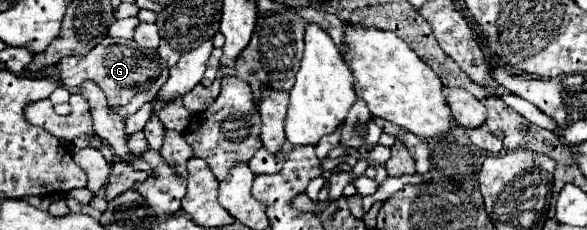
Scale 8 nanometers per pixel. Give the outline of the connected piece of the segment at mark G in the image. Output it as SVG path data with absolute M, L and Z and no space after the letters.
M127 40L127 42L115 42L109 46L95 46L89 54L85 56L69 56L59 62L61 70L61 80L69 90L79 88L83 82L93 80L107 96L107 104L111 110L115 110L123 120L137 112L145 102L155 100L159 88L167 82L169 78L169 66L167 62L161 60L157 50L147 50L141 48L137 42Z

